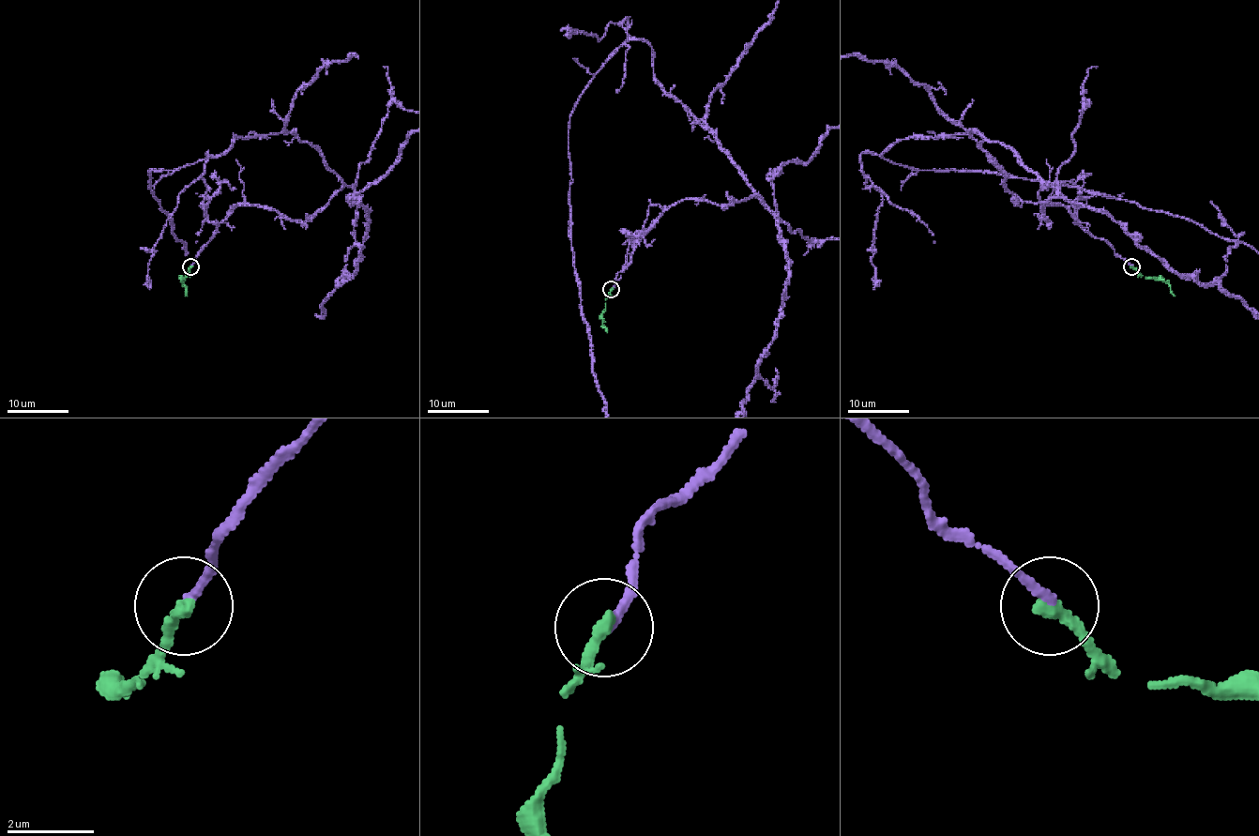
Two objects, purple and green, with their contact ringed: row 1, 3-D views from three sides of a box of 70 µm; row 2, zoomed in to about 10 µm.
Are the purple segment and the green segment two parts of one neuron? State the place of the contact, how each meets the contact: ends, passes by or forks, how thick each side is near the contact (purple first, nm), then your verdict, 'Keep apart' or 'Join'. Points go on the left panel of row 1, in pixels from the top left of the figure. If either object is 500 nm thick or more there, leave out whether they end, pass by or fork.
Place: (190, 266). At the ring purple ends. At the ring green ends. Thickness 190 nm (purple) against 320 nm. Join

